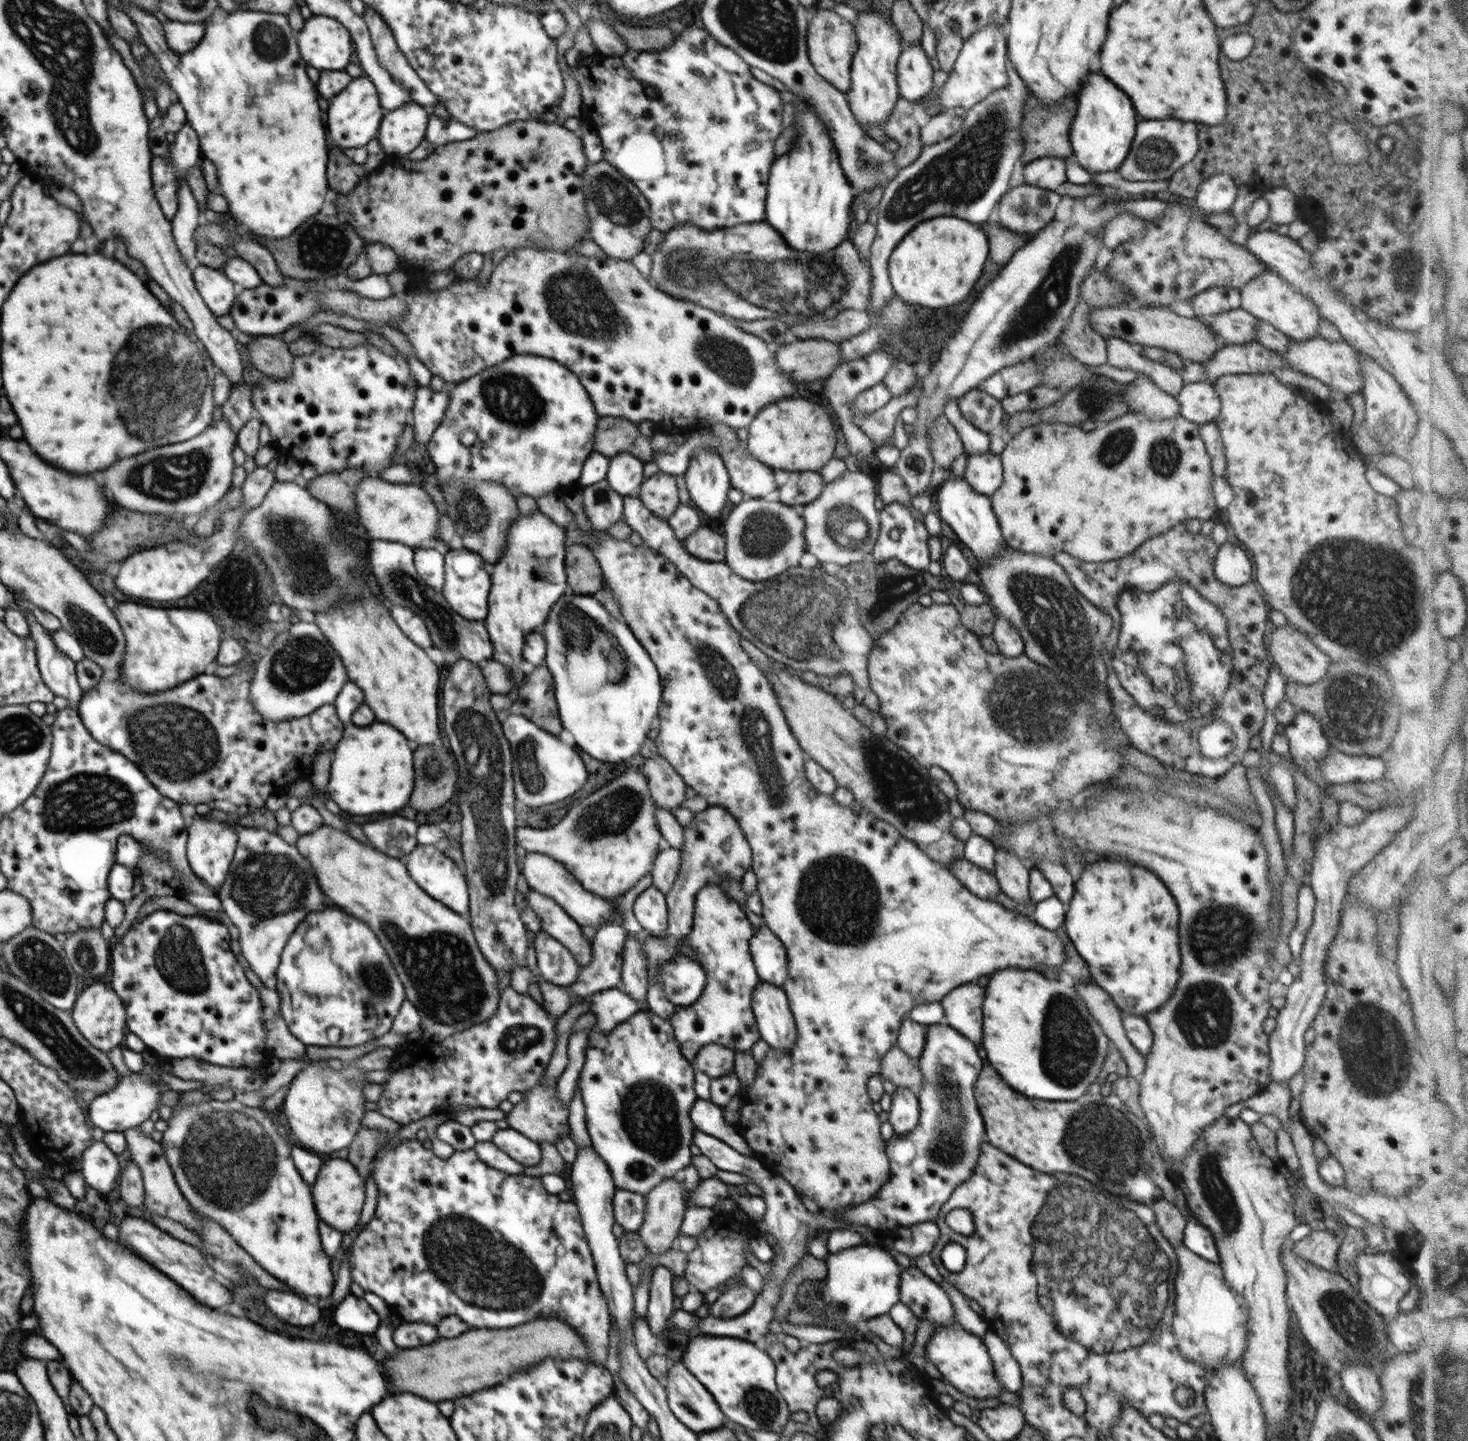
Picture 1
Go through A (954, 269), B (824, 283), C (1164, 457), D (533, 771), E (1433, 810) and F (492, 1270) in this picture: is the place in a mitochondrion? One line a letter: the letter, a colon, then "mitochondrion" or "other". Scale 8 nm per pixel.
A: other
B: mitochondrion
C: mitochondrion
D: mitochondrion
E: other
F: mitochondrion

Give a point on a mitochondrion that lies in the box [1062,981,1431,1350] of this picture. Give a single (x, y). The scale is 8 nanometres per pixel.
(1376, 1062)

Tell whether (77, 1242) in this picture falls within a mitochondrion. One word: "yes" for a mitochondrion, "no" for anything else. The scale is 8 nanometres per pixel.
no

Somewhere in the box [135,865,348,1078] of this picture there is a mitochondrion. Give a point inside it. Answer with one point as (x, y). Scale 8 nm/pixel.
(179, 937)

